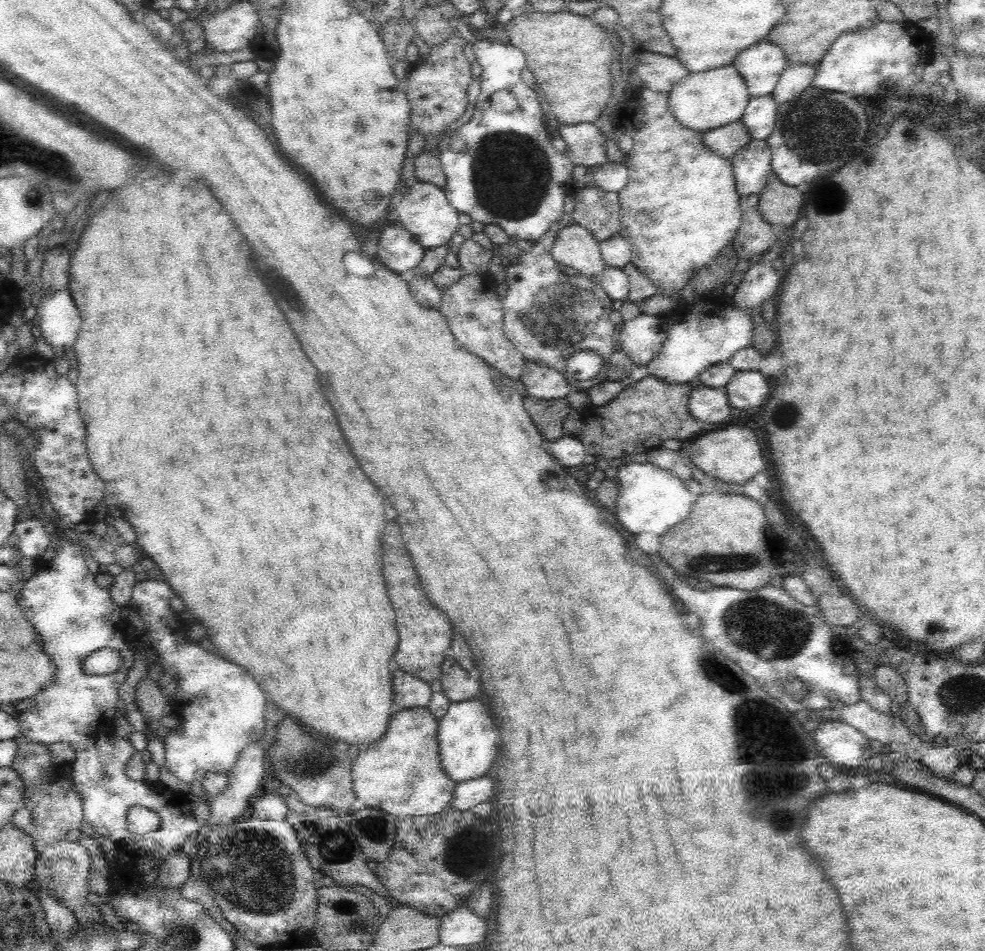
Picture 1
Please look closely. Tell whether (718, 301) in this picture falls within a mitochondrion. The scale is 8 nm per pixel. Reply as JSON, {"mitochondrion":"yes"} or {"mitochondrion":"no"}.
{"mitochondrion":"no"}

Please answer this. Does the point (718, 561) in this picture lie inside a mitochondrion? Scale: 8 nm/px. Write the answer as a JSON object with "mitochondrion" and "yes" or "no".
{"mitochondrion":"yes"}

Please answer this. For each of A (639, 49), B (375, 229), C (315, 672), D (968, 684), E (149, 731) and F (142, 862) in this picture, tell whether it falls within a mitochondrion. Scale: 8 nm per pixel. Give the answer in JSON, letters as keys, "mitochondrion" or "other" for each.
{"A":"other","B":"other","C":"other","D":"mitochondrion","E":"other","F":"other"}

